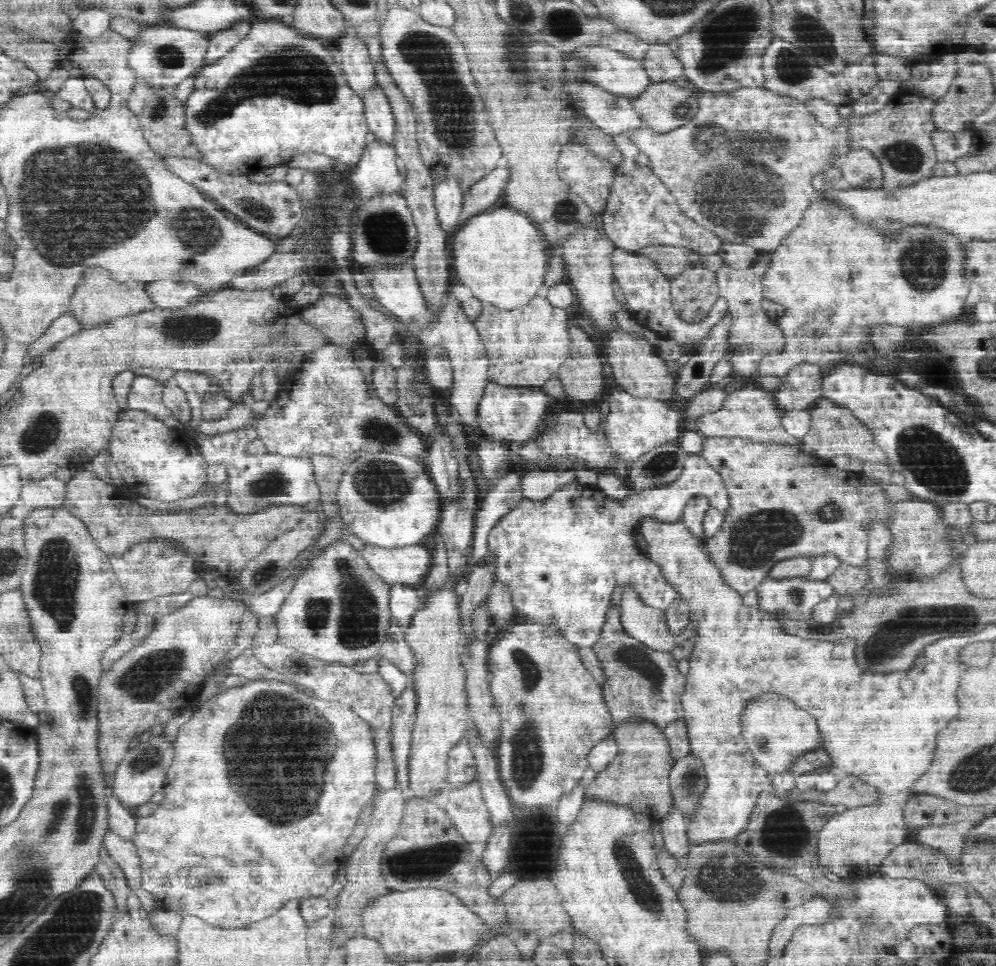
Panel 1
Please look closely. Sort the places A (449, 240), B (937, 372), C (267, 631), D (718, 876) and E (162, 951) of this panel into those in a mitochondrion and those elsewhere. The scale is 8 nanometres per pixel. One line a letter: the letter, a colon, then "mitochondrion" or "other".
A: other
B: other
C: other
D: mitochondrion
E: other

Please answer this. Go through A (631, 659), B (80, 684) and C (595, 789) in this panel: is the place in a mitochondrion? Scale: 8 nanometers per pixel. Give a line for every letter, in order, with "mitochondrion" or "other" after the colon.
A: mitochondrion
B: mitochondrion
C: other

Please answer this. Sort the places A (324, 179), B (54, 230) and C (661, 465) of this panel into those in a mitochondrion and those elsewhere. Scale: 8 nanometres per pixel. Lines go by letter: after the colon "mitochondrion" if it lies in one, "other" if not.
A: other
B: mitochondrion
C: mitochondrion

